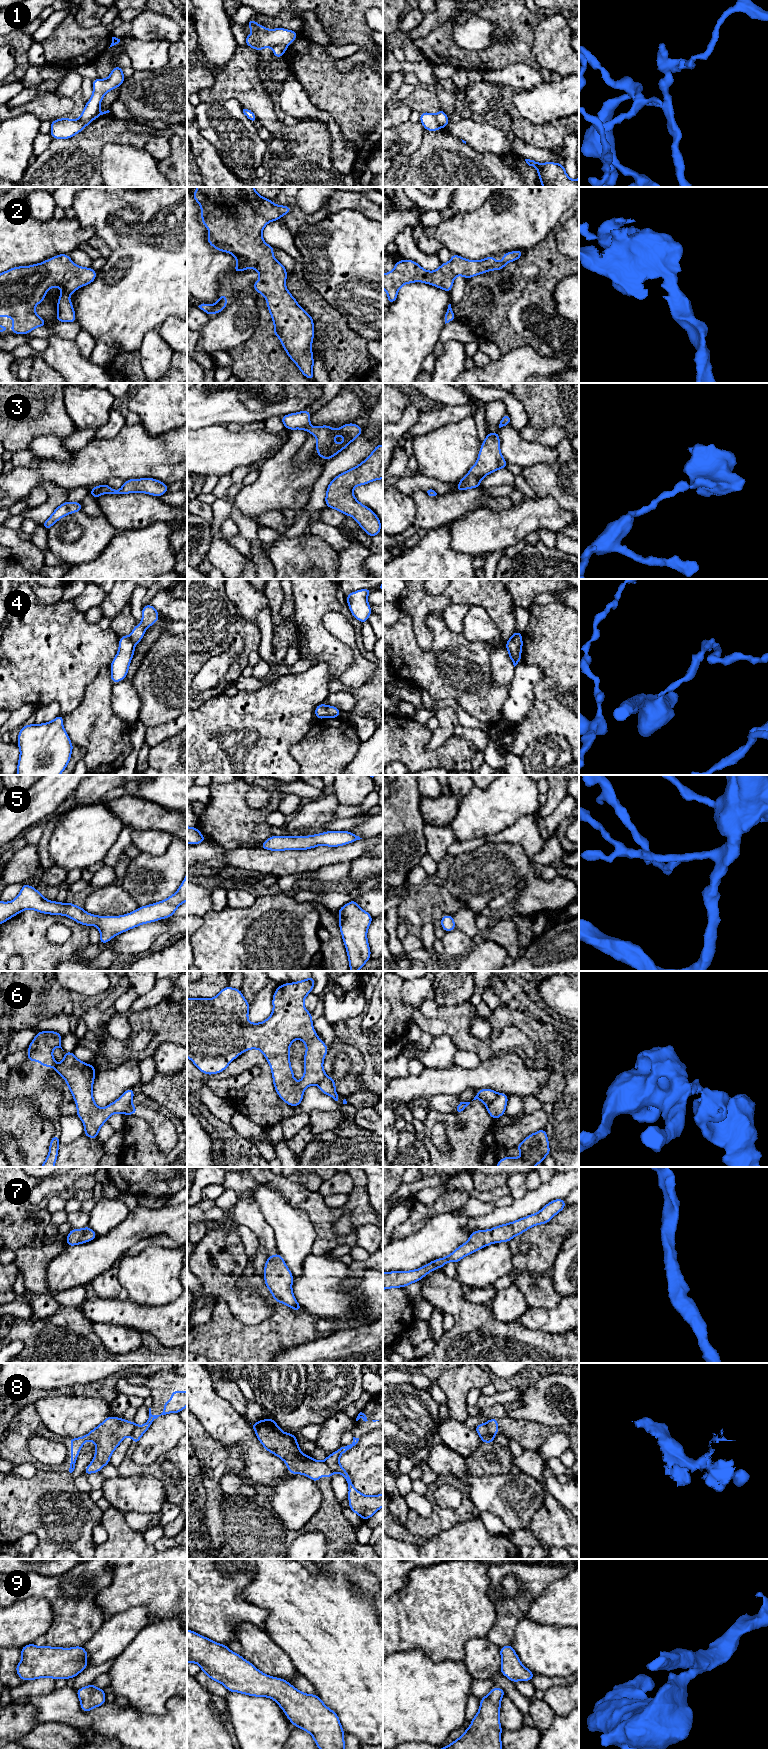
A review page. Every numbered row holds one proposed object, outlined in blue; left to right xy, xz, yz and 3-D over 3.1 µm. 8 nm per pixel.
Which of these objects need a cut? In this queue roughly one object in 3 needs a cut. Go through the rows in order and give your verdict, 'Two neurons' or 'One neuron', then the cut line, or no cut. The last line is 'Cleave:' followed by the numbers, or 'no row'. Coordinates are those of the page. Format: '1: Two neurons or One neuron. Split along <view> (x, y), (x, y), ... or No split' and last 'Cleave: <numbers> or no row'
1: Two neurons. Split along xz (287, 44), (278, 44), (272, 47)
2: One neuron. No split
3: One neuron. No split
4: Two neurons. Split along xz (326, 705), (329, 716)
5: One neuron. No split
6: Two neurons. Split along yz (497, 1093), (497, 1096), (487, 1108)
7: One neuron. No split
8: Two neurons. Split along yz (485, 1423), (485, 1426), (494, 1435)
9: One neuron. No split
Cleave: 1, 4, 6, 8

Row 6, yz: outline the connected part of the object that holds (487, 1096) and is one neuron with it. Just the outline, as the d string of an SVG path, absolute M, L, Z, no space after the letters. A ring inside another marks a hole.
M485 1088L481 1089L476 1093L476 1096L473 1100L480 1100L483 1102L483 1104L488 1108L488 1106L494 1101L494 1099L497 1097L497 1092L495 1092L492 1089ZM472 1100L472 1101L473 1101Z

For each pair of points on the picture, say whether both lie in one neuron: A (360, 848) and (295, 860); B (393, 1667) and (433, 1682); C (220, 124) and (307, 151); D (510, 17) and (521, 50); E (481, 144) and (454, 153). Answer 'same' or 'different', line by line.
A: same
B: same
C: different
D: same
E: different

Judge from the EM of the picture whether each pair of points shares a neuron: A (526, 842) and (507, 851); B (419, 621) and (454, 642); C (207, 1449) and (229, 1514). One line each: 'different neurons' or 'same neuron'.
A: different neurons
B: different neurons
C: same neuron

